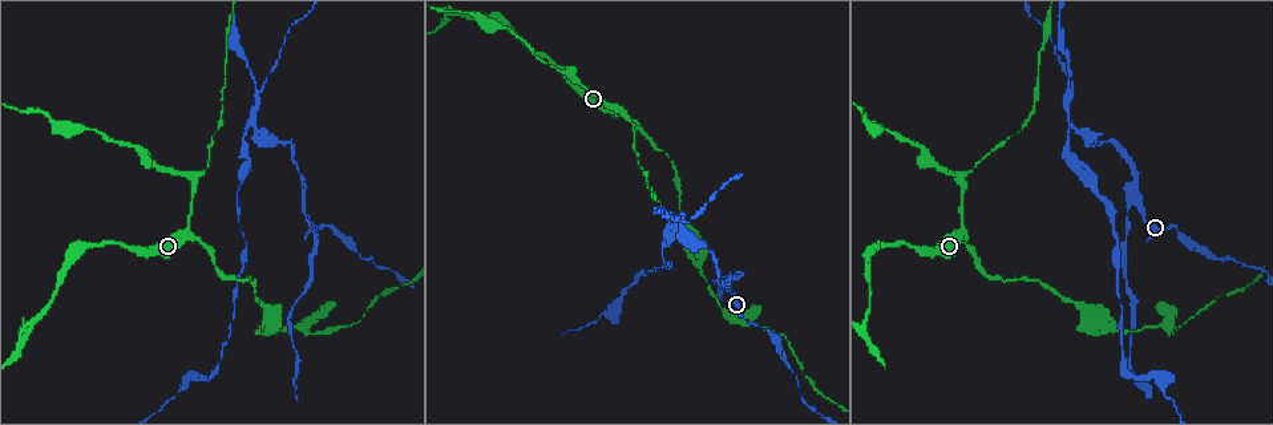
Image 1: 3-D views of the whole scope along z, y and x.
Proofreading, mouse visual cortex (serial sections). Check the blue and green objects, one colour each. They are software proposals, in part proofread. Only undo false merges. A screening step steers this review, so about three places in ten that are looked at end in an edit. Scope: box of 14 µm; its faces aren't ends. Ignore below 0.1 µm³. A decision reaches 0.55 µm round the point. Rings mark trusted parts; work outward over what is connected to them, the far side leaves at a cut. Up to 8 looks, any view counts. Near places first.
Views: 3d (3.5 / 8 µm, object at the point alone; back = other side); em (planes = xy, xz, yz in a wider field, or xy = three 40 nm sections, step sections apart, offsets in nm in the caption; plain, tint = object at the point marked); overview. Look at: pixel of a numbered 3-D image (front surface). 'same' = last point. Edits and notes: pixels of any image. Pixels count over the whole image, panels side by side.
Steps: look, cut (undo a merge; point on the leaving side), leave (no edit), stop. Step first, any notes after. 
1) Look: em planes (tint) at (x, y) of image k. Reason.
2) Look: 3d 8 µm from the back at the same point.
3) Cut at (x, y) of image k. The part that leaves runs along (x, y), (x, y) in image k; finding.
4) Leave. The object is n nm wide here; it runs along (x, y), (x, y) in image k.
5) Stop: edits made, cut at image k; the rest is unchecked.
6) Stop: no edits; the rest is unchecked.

Look: 3d 3.5 µm from the back at (1165, 325) of image 1. Branch point.

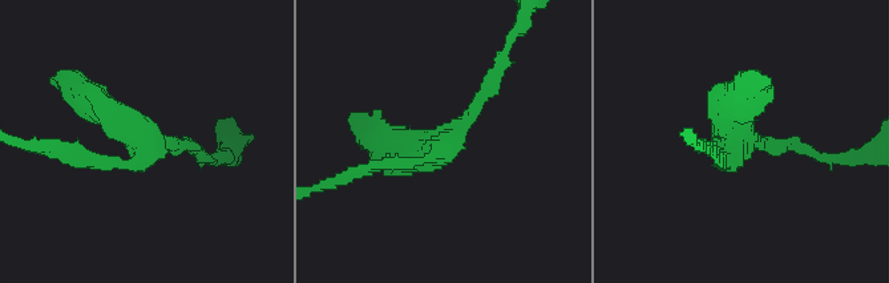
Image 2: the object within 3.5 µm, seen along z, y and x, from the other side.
Leave. The arms are 150, 200, 400 nm wide; it runs along (497, 73), (432, 154), (383, 141) in image 2; one cell here.

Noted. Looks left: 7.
Look: 3d 3.5 µm at (1132, 204) of image 1. Sharp bend.

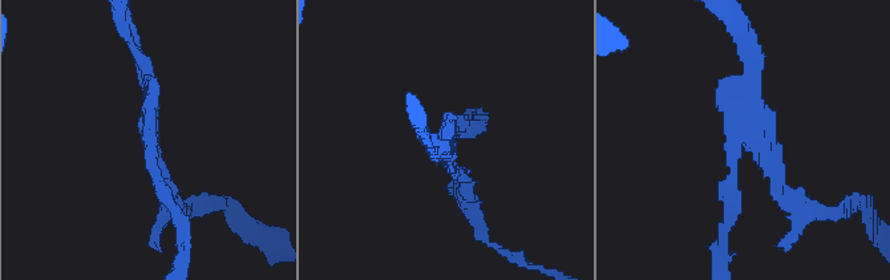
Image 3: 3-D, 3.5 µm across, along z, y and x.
Look: em xy step 1 (tint) at (152, 140) of image 3. 3 arms meet here; the arms are 200, 200, 200 nm wide; need the tissue.

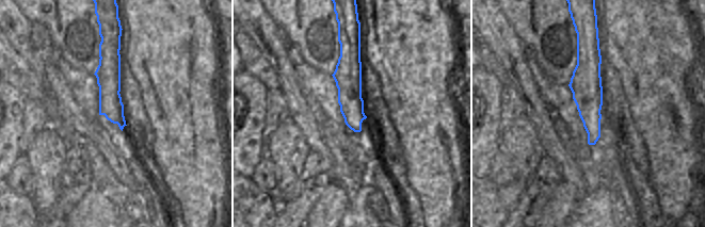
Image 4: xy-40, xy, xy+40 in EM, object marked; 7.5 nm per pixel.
Cut at (735, 193) of image 3. The part that leaves runs along (747, 138), (733, 146), (720, 252) in image 3; a second cell is stuck on.

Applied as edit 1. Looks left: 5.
Look: overview. See it whole again.

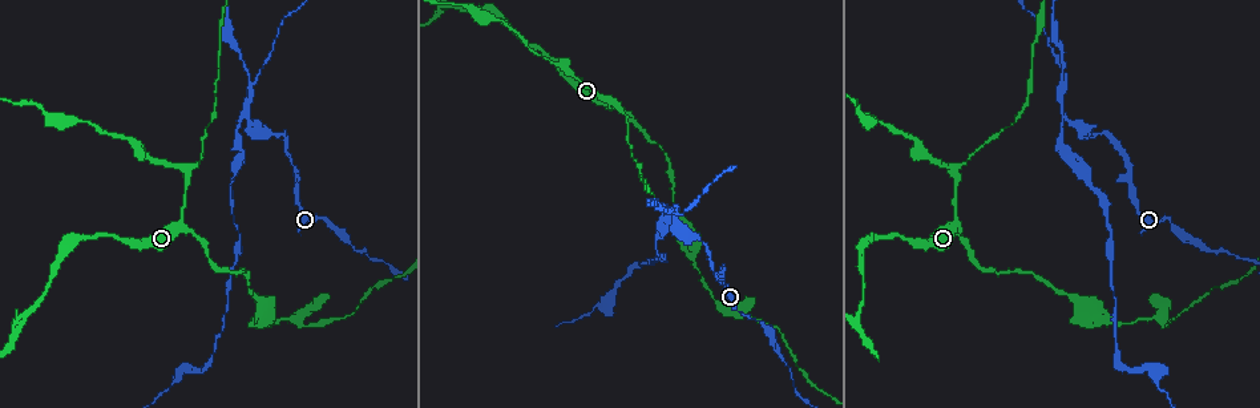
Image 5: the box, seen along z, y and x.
Look: 3d 8 µm from the back at (190, 172) of image 5. Branch point.

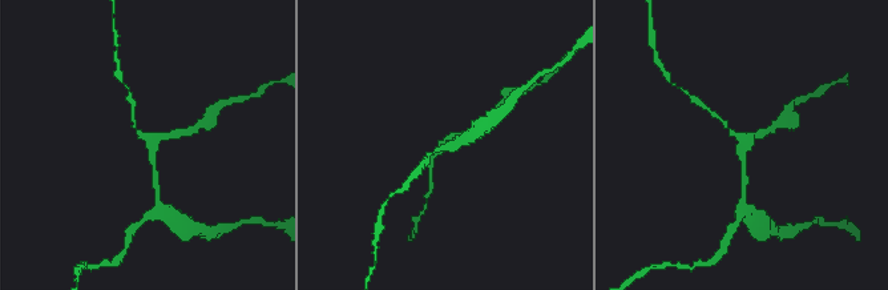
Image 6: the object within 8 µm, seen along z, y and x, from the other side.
Look: em xy step 1 (tint) at (151, 143) of image 6. 3 arms meet here; the arms are 150, 200, 200 nm wide; need the tissue.

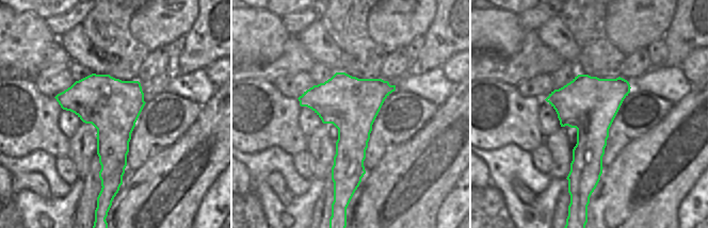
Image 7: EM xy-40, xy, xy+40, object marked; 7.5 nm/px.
Leave. It runs along (156, 182), (150, 143), (182, 131) in image 6; all the same cell.

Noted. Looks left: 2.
Stop: edits made, cut at image 3; the rest is unchecked.

